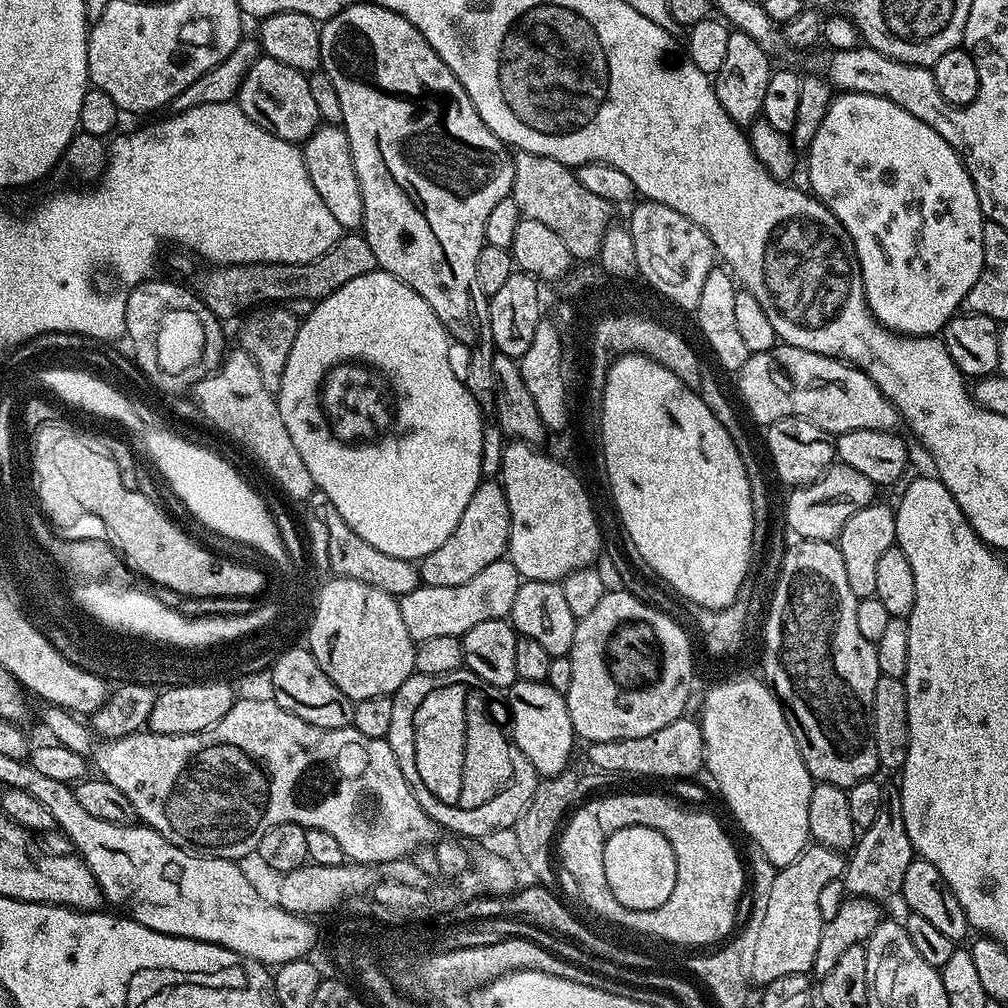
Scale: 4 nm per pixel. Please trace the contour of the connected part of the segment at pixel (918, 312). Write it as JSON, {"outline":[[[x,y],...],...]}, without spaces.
{"outline":[[[842,92],[833,95],[825,117],[818,126],[818,132],[814,134],[812,144],[807,145],[806,152],[808,152],[806,161],[810,168],[811,193],[831,210],[834,218],[838,218],[838,222],[851,238],[860,263],[860,277],[864,283],[868,311],[874,319],[882,327],[889,328],[892,332],[899,332],[902,336],[936,336],[943,333],[949,320],[961,311],[966,294],[982,274],[984,265],[982,230],[986,223],[978,202],[978,194],[974,190],[974,182],[965,170],[960,156],[952,149],[952,141],[942,138],[938,130],[931,128],[913,110],[902,110],[902,106],[886,98],[878,98],[874,94]]]}

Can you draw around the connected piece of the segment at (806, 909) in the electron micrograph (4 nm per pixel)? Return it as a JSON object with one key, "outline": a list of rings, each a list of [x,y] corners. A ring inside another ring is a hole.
{"outline":[[[813,843],[803,854],[785,868],[779,869],[773,885],[767,888],[763,901],[768,903],[764,924],[760,924],[760,940],[756,940],[756,960],[748,960],[748,972],[756,986],[763,986],[792,973],[806,974],[812,970],[818,942],[822,939],[825,921],[818,910],[818,898],[826,882],[834,882],[845,875],[846,860],[837,849],[823,848]]]}

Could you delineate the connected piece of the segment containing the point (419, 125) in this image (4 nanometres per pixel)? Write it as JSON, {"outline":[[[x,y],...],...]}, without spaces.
{"outline":[[[374,2],[368,4],[349,3],[338,14],[334,14],[328,20],[320,24],[320,68],[326,74],[330,74],[330,82],[334,82],[334,91],[338,93],[338,106],[342,106],[342,127],[346,138],[350,142],[350,154],[354,162],[354,170],[358,174],[360,183],[360,201],[364,207],[364,218],[362,221],[362,235],[370,250],[374,250],[374,258],[377,265],[383,271],[388,272],[394,278],[406,282],[417,294],[434,310],[434,314],[442,322],[449,337],[466,347],[472,348],[472,357],[468,360],[468,376],[466,383],[470,394],[476,400],[480,411],[480,417],[484,420],[484,433],[482,434],[482,462],[480,463],[480,474],[484,478],[496,478],[501,475],[500,456],[504,453],[506,443],[502,435],[500,425],[496,423],[496,382],[494,378],[494,366],[492,365],[492,353],[494,345],[492,342],[492,331],[490,330],[490,318],[488,317],[489,297],[484,295],[482,286],[478,286],[478,278],[474,275],[474,262],[478,262],[478,254],[483,250],[486,243],[484,231],[486,222],[491,210],[498,202],[507,196],[512,195],[512,183],[514,182],[514,156],[507,144],[504,144],[478,118],[478,110],[474,110],[474,102],[470,102],[470,94],[454,78],[450,66],[438,58],[438,54],[426,42],[426,38],[420,33],[405,16],[400,16],[394,10],[386,10]]]}

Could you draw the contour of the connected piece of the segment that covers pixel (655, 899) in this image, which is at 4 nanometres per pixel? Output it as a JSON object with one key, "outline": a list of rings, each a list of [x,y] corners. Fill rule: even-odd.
{"outline":[[[626,826],[626,830],[607,833],[604,842],[604,865],[606,866],[606,882],[610,882],[610,890],[614,890],[614,898],[622,902],[630,910],[639,912],[655,912],[674,894],[676,881],[676,863],[674,850],[670,842],[658,830],[650,830],[650,826]]]}

